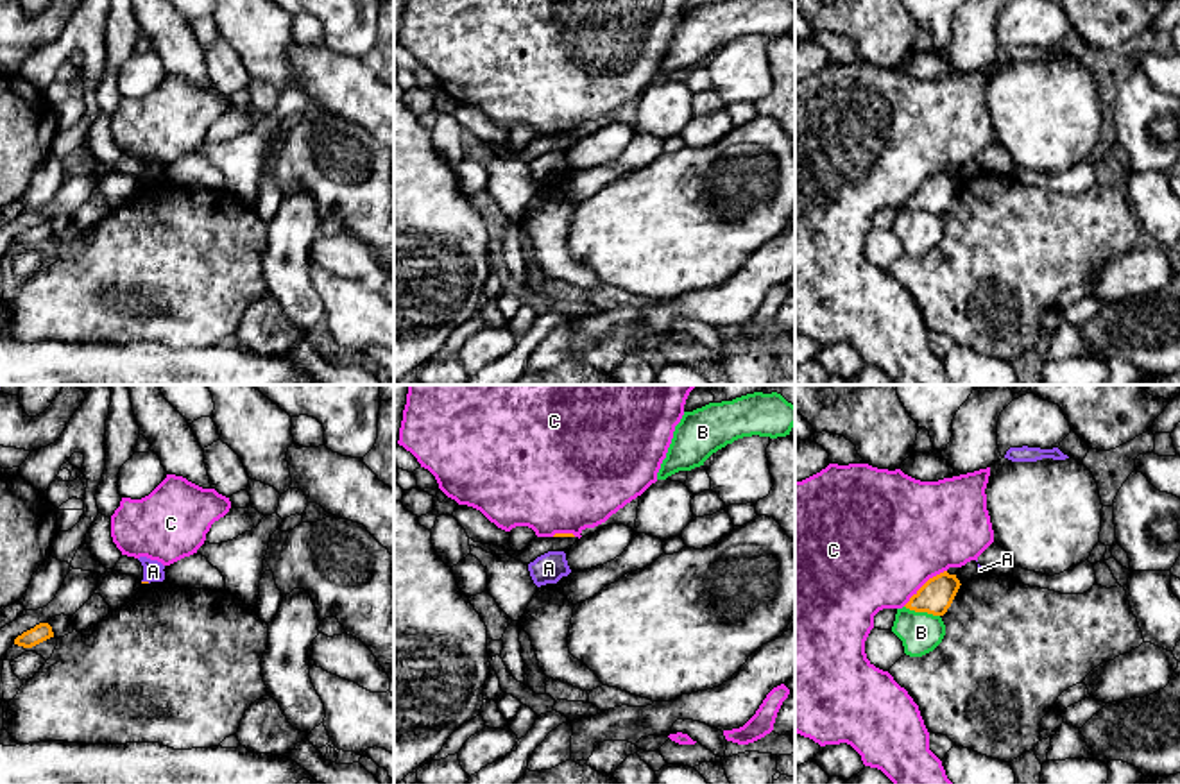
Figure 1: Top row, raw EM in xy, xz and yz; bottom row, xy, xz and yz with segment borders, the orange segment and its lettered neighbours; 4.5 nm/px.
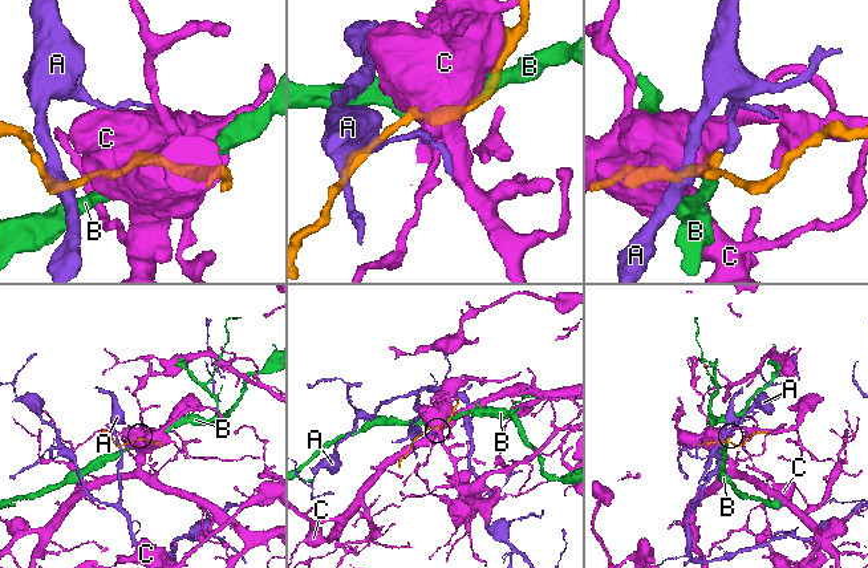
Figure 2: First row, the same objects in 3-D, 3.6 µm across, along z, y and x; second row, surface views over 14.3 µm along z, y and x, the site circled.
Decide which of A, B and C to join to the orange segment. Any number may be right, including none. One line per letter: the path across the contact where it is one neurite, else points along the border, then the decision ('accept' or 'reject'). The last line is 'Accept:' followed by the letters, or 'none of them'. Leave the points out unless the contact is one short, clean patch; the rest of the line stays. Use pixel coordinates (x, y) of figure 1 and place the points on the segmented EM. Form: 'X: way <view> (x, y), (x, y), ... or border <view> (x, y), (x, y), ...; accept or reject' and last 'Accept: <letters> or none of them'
A: border xy (142, 580), (149, 582); reject
B: reject
C: reject
Accept: none of them

